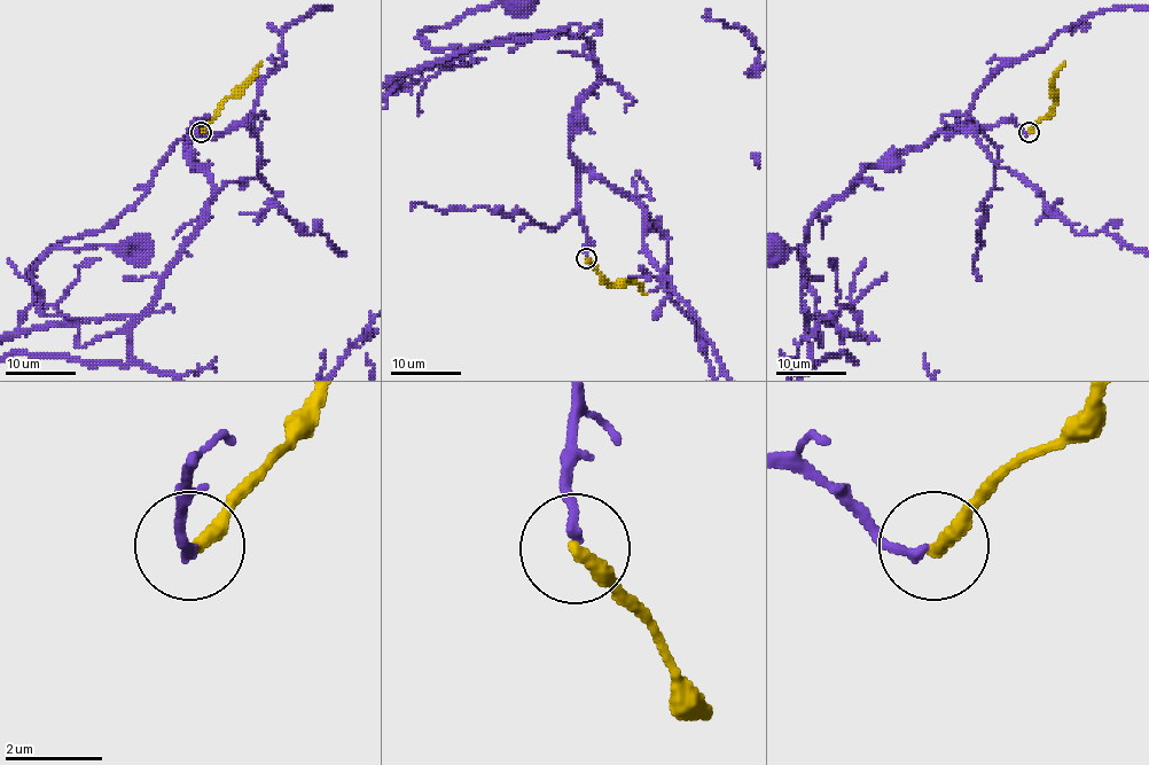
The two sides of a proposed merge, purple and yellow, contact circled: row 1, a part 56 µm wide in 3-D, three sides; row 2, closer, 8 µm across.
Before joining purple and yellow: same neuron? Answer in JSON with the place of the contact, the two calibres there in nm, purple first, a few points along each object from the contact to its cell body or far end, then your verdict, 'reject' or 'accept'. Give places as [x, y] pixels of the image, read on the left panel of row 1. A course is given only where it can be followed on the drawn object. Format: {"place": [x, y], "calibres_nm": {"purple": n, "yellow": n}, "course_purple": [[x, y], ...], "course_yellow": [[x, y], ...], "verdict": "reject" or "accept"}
{"place": [201, 132], "calibres_nm": {"purple": 180, "yellow": 320}, "course_purple": [[201, 131], [185, 146], [215, 190], [158, 296], [79, 345], [39, 309], [51, 249], [137, 252]], "course_yellow": [[201, 131], [260, 63]], "verdict": "accept"}

